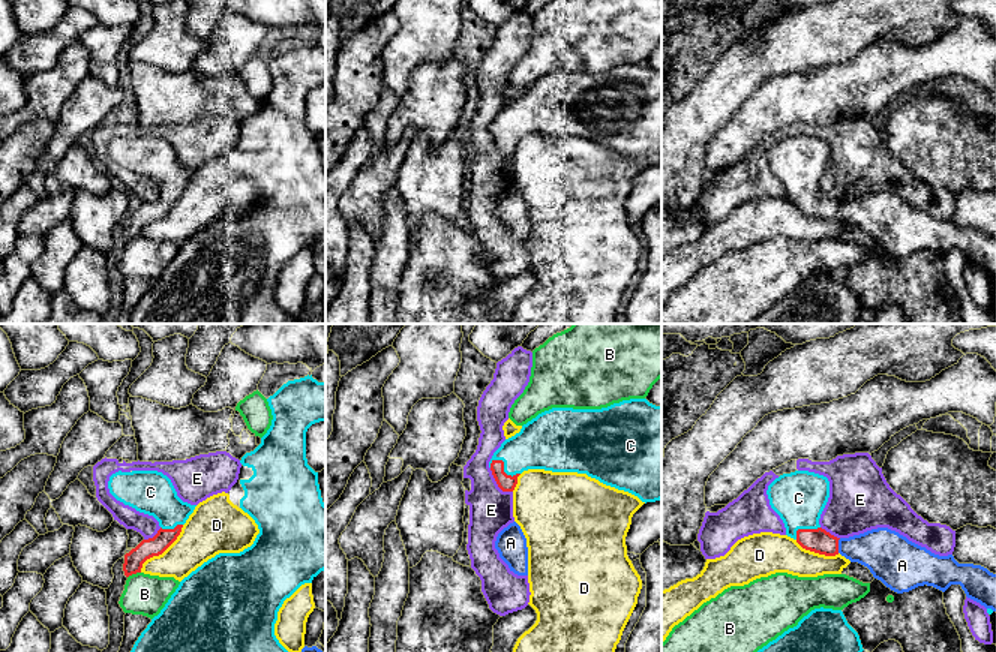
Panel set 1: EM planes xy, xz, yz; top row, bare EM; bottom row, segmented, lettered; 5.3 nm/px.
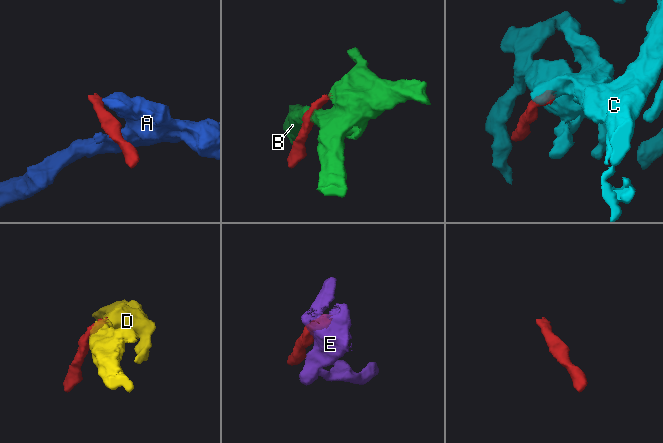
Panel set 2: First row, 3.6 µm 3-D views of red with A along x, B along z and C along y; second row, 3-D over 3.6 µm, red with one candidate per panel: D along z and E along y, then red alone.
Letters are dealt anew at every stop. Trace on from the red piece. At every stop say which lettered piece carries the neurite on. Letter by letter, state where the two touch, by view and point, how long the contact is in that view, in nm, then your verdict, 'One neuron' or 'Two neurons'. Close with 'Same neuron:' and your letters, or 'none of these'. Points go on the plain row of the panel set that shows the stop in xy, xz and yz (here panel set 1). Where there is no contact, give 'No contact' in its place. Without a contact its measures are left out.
A: Touches red at yz (837, 210). Shared border 80 nm. Two neurons
B: Touches red at xy (134, 237). Shared border 80 nm. Two neurons
C: Touches red at xz (503, 132). Shared border 180 nm. One neuron
D: Touches red at xy (162, 216). Shared border 340 nm. Two neurons
E: Touches red at xz (497, 147). Shared border 180 nm. Two neurons
Same neuron: C

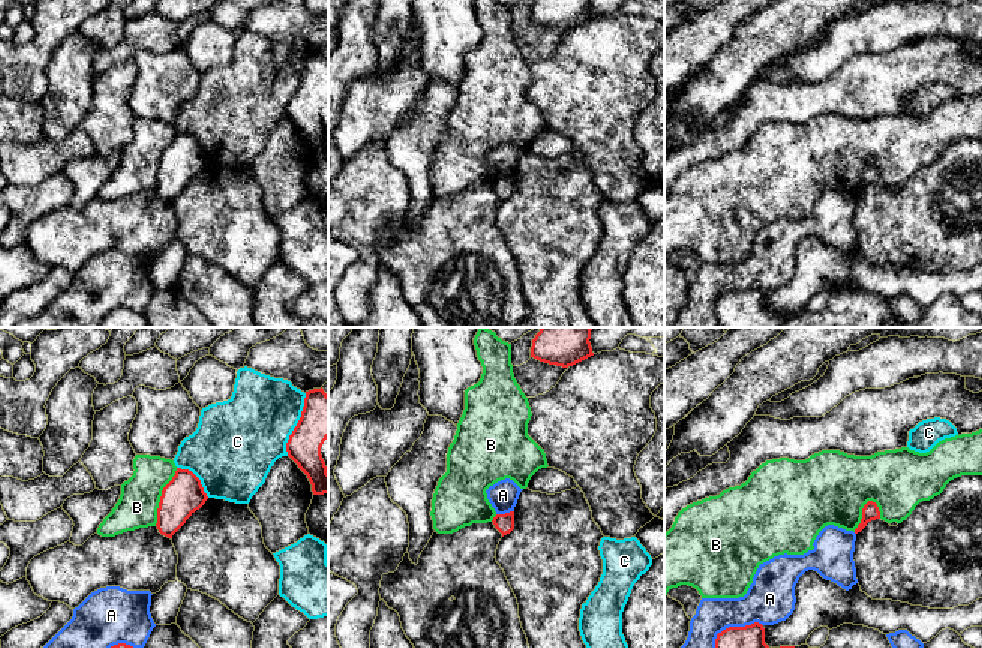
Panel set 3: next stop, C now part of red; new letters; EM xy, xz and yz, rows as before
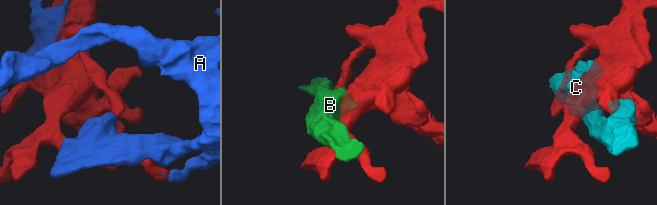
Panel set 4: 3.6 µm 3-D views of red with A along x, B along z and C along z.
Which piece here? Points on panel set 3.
A: Touches red at yz (729, 291). Shared border 320 nm. Two neurons
B: Touches red at xy (161, 161). Shared border 340 nm. Two neurons
C: Touches red at xy (297, 89). Shared border 360 nm. Two neurons
Same neuron: none of these

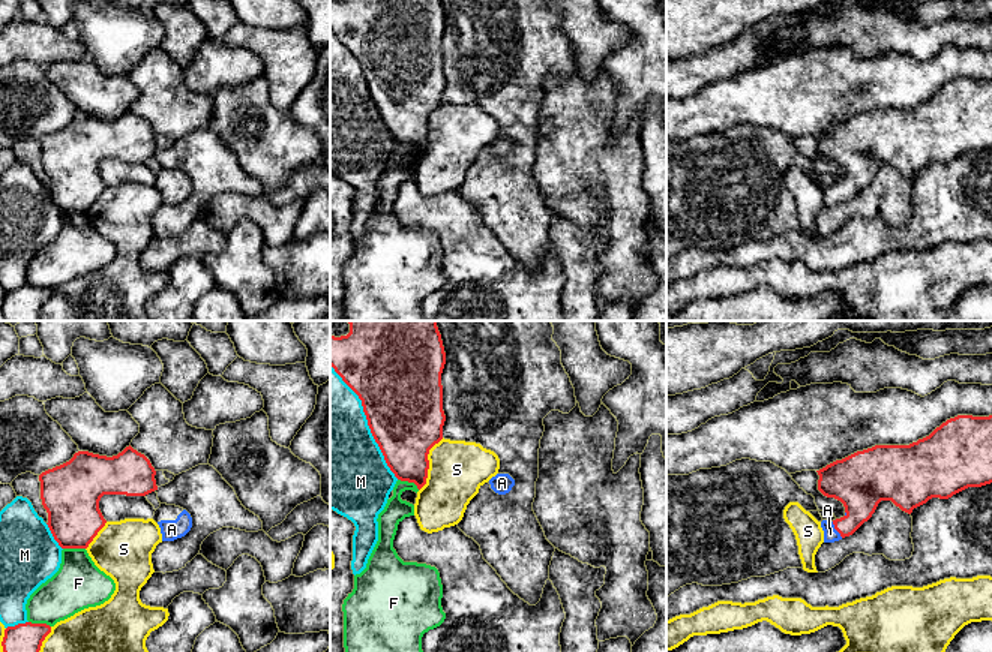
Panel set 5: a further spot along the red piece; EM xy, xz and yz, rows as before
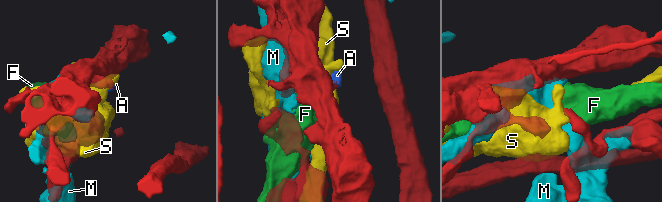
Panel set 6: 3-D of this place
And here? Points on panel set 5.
A: Touches red at yz (835, 192). Shared border 110 nm. One neuron
F: Touches red at xz (408, 146). Shared border 130 nm. Two neurons
M: Touches red at xz (368, 86). Shared border 700 nm. Two neurons
S: Touches red at xz (428, 128). Shared border 320 nm. Two neurons
Same neuron: A

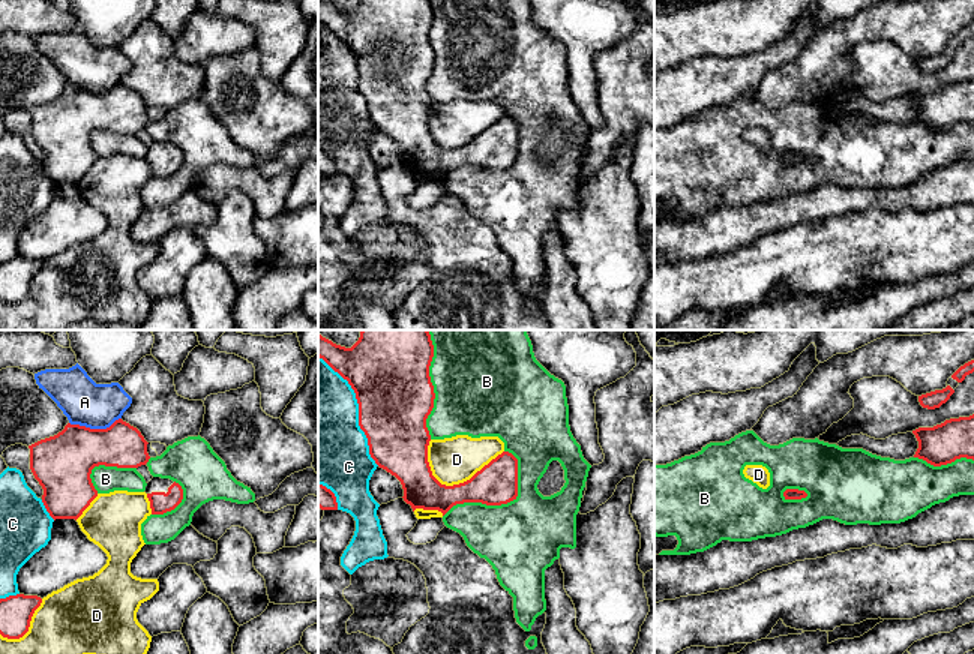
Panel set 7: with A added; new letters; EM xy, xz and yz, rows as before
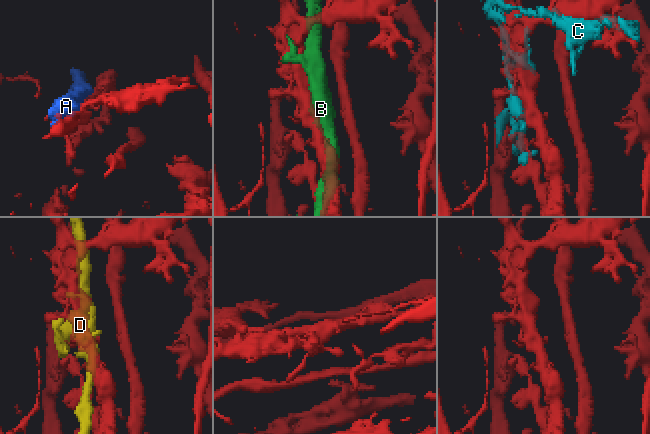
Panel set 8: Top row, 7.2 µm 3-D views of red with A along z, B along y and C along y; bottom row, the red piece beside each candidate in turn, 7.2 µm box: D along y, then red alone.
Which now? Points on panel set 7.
A: Touches red at xy (95, 93). Shared border 280 nm. Two neurons
B: Touches red at xz (497, 168). Shared border 500 nm. Two neurons
C: Touches red at xz (359, 74). Shared border 650 nm. Two neurons
D: Touches red at xz (461, 147). Shared border 420 nm. Two neurons
Same neuron: none of these

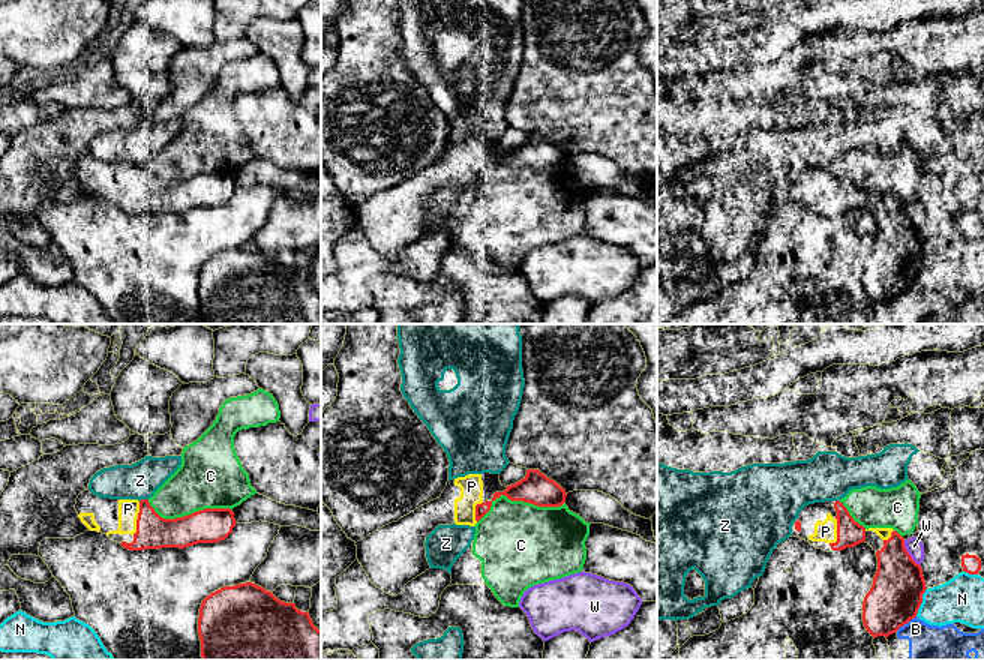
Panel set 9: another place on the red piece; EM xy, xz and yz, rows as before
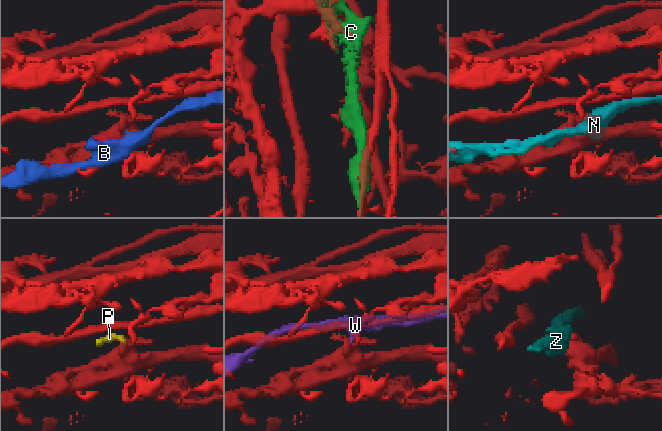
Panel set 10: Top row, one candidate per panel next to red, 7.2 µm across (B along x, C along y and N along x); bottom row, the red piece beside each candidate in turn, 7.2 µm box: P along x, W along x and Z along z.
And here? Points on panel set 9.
B: Touches red at yz (905, 287). Shared border 140 nm. Two neurons
C: Touches red at xz (518, 164). Shared border 480 nm. Two neurons
N: Touches red at yz (921, 266). Shared border 160 nm. Two neurons
P: Touches red at xy (138, 182). Shared border 190 nm. One neuron
W: Touches red at yz (908, 218). Shared border 170 nm. Two neurons
Z: Touches red at xy (143, 164). Shared border 50 nm. Two neurons
Same neuron: P

